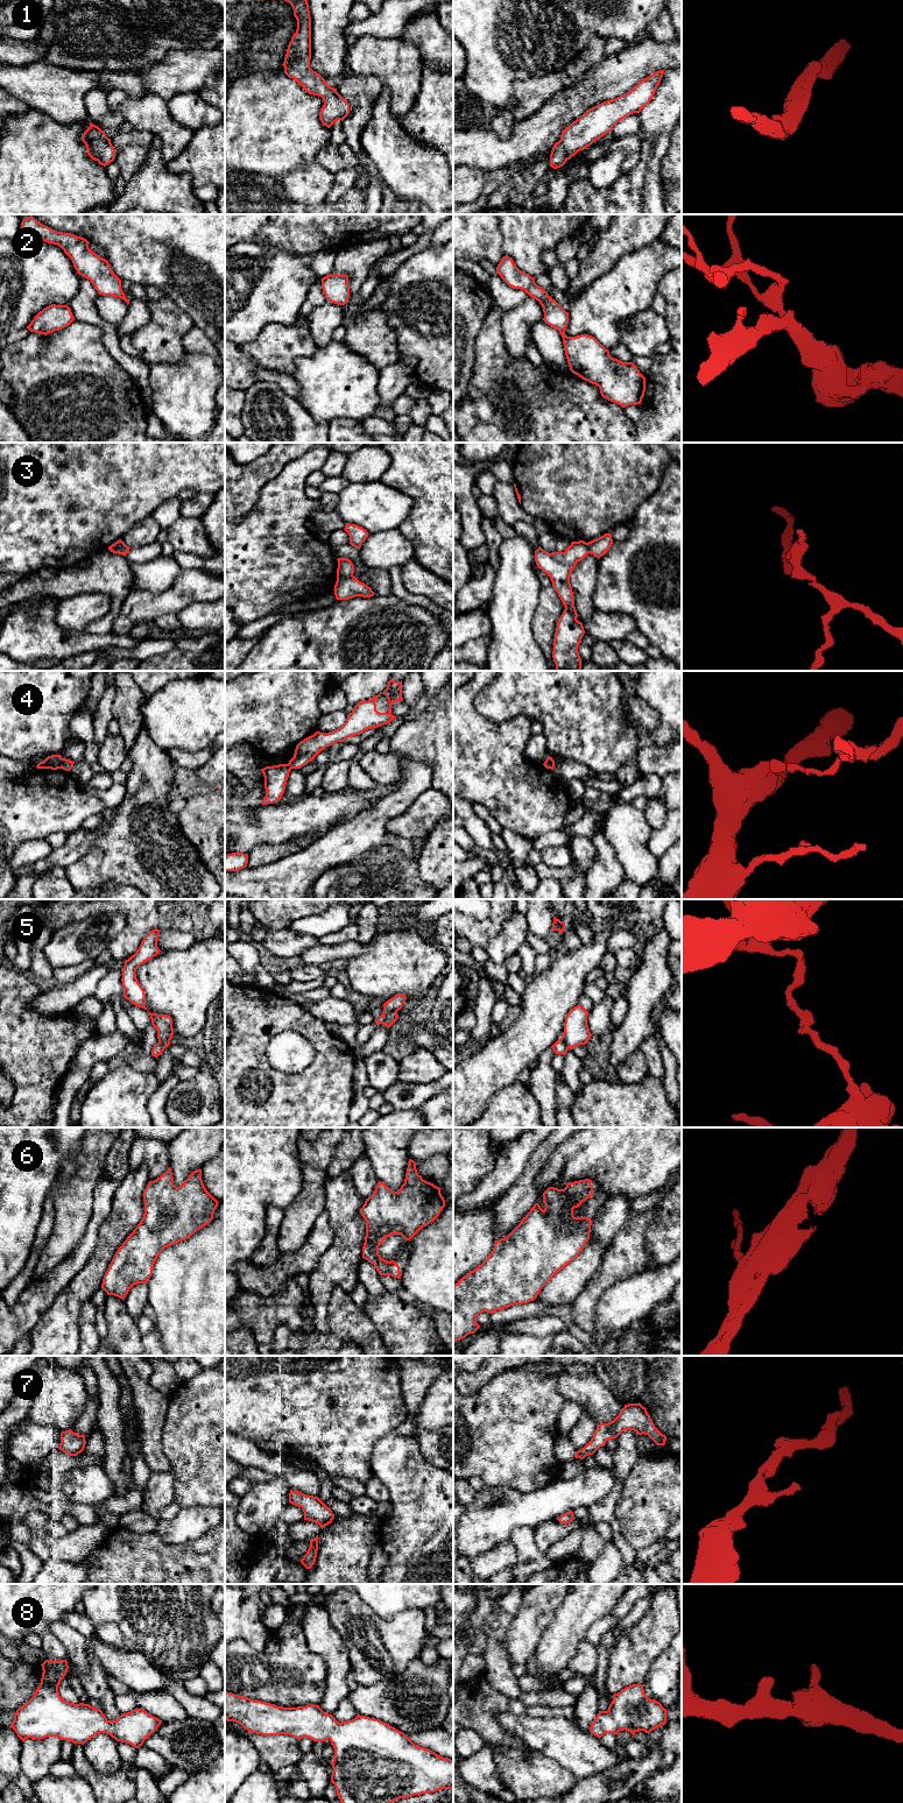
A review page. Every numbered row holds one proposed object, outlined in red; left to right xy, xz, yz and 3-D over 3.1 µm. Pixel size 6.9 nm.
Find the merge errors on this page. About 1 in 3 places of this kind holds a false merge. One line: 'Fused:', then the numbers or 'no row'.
Fused: 3, 4, 5

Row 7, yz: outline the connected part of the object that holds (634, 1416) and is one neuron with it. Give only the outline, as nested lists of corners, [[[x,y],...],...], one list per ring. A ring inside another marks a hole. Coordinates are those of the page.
[[[639,1403],[625,1405],[619,1415],[608,1423],[597,1426],[591,1441],[580,1450],[576,1451],[574,1457],[584,1459],[593,1455],[600,1447],[604,1447],[611,1438],[616,1438],[625,1430],[634,1430],[639,1435],[648,1435],[657,1445],[664,1445],[666,1436],[663,1435],[654,1424],[647,1408]]]

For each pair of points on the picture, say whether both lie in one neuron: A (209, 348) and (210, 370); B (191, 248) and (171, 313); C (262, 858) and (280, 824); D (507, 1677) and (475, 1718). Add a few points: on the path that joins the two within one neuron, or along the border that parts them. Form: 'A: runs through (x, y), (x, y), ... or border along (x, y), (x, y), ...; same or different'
A: border along (185, 351), (207, 354), (212, 359); different
B: border along (166, 295), (193, 322); different
C: border along (296, 838), (279, 843), (256, 845), (247, 854); different
D: border along (485, 1671), (487, 1681), (508, 1698); different

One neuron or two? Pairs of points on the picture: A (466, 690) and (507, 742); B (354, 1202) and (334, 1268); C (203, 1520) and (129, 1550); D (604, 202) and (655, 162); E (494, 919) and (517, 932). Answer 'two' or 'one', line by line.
A: one
B: one
C: two
D: two
E: two

